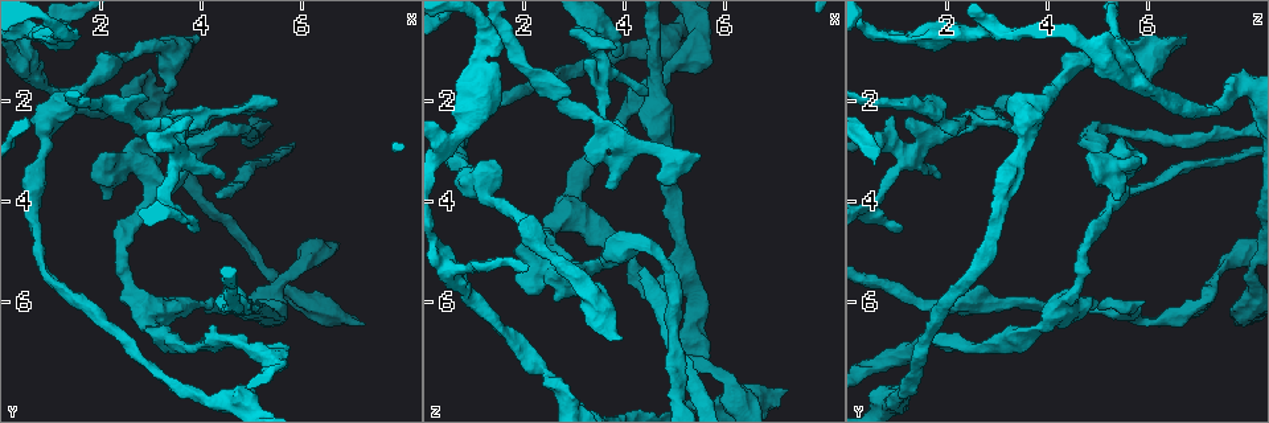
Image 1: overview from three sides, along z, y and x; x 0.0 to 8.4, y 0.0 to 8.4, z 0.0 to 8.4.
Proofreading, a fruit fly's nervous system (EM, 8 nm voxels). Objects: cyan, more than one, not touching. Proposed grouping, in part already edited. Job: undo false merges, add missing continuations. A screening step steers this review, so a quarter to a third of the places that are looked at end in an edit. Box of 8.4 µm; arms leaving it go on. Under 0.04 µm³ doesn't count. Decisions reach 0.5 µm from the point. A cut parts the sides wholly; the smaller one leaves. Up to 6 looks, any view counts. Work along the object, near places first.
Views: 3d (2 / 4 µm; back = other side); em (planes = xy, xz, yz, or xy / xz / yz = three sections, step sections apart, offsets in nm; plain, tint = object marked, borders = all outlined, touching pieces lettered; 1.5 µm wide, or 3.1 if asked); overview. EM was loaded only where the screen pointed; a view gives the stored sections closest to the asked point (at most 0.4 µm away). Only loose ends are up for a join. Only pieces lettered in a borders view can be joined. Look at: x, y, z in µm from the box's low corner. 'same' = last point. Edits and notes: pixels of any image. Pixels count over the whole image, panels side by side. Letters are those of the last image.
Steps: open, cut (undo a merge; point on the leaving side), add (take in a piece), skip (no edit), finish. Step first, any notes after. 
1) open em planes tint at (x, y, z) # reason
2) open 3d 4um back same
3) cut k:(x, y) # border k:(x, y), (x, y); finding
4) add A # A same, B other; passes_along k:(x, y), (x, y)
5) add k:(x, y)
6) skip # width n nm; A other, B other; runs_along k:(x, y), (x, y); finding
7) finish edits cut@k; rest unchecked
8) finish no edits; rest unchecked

open em planes borders at (3.85, 4.45, 1.15) # branch stops here

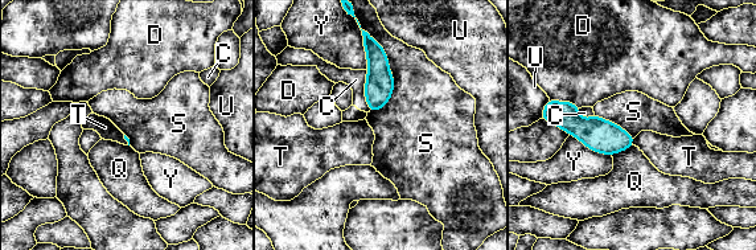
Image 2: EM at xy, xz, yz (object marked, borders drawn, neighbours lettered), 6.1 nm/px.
skip # C other, D other, Q other, S other, T other, U other, Y other; border 2:(393, 74), (391, 97), (369, 113); none of them fits

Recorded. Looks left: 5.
open 3d 4um at (2.00, 3.05, 4.80) # an open end

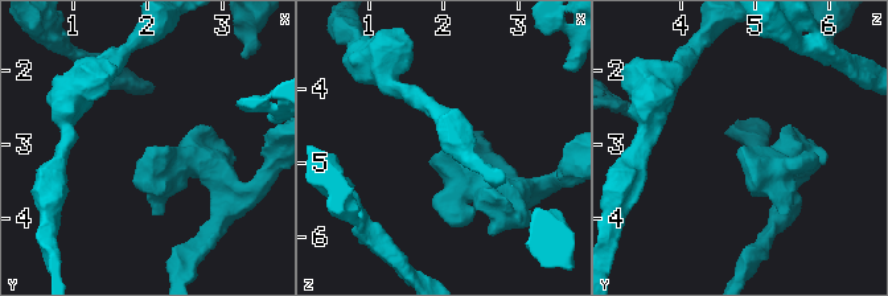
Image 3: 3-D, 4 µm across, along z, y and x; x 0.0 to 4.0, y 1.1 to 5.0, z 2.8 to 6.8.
open em planes borders at (2.00, 3.05, 4.85) # shape alone is not enough

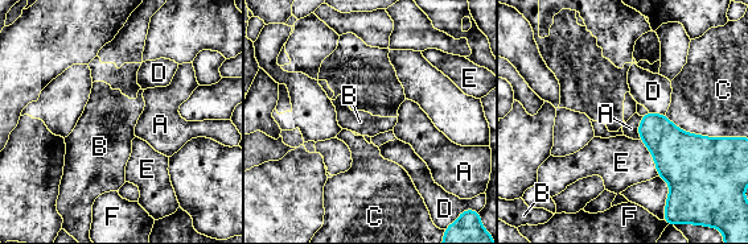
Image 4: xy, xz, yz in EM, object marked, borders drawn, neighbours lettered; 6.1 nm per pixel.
skip # width 200 nm; A other, B other, C other, D other, E other, F other; border 4:(665, 115), (691, 133), (738, 137); no lettered piece goes on from it

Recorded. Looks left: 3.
open em planes borders at (3.95, 0.70, 6.70) # stops while still wide

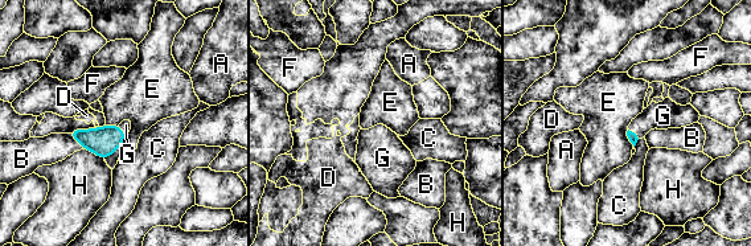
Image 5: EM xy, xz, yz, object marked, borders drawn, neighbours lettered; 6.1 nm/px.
add G # A other, B other, C other, D other, E other, F other, G same, H other; the neuron continues

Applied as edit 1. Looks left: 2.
finish edits add@5; rest unchecked

